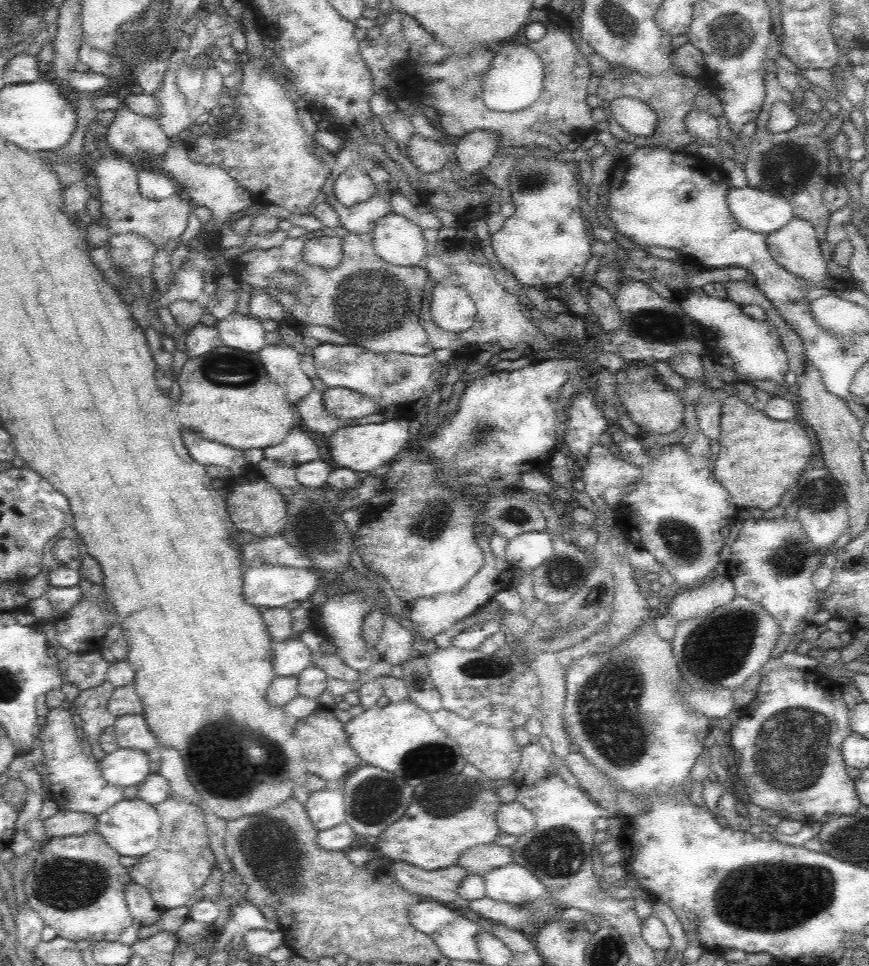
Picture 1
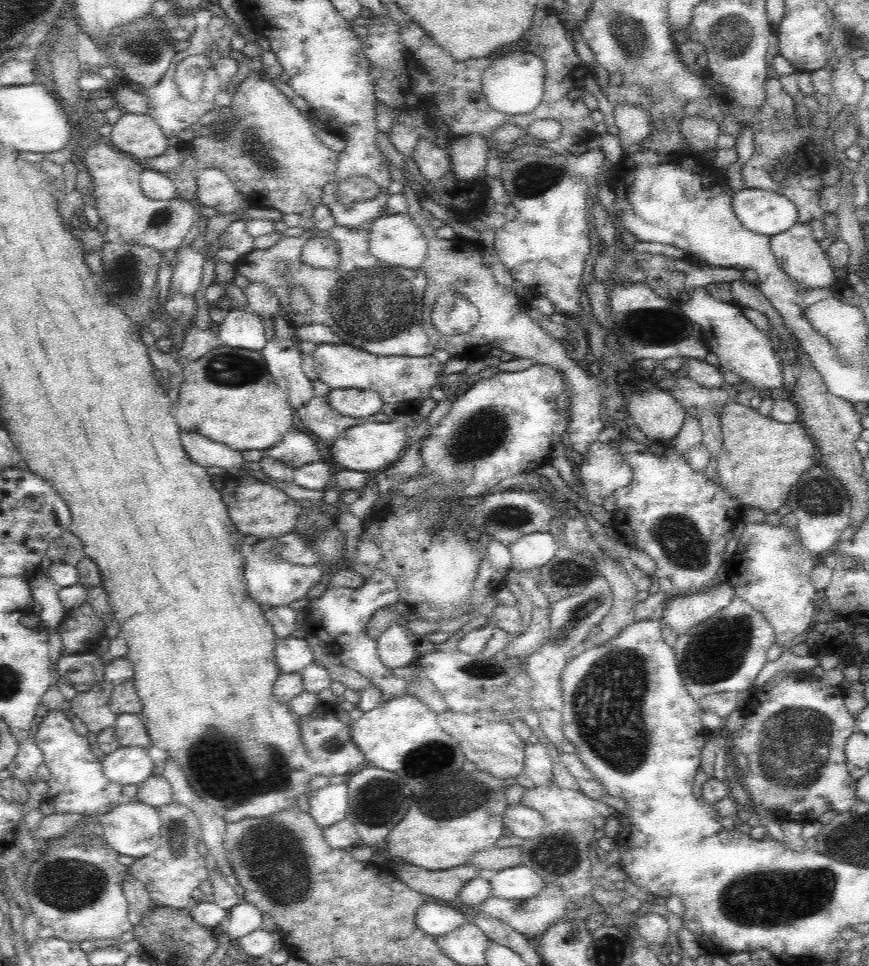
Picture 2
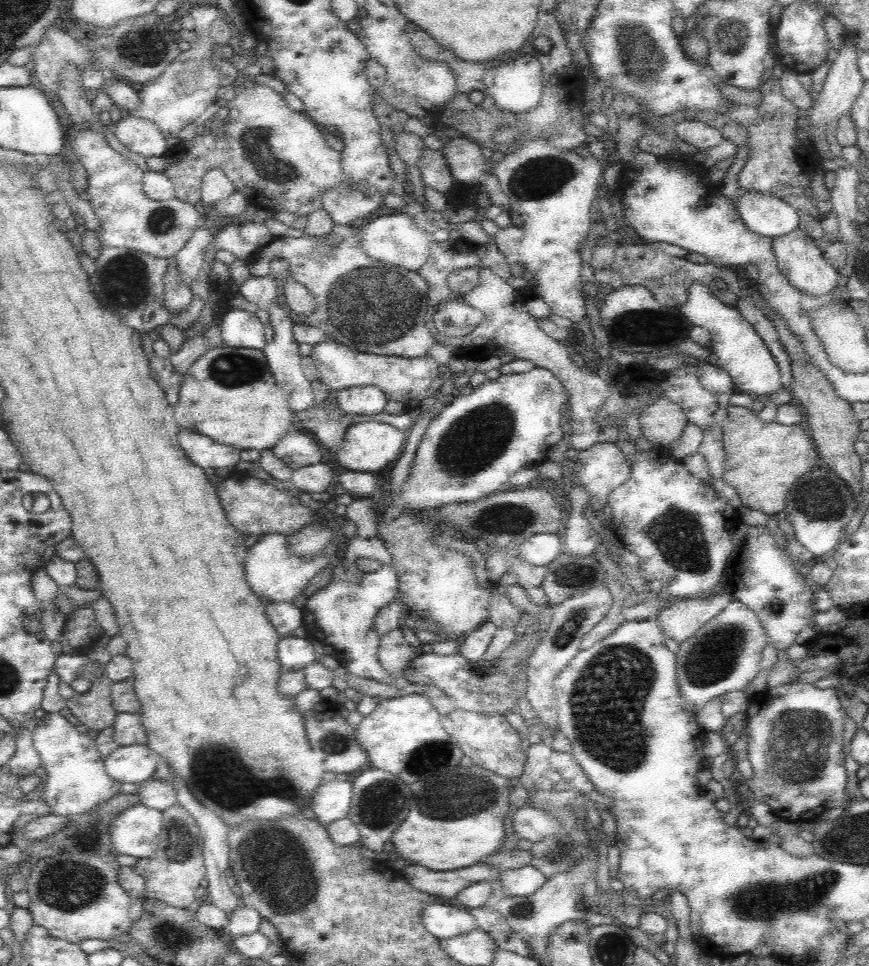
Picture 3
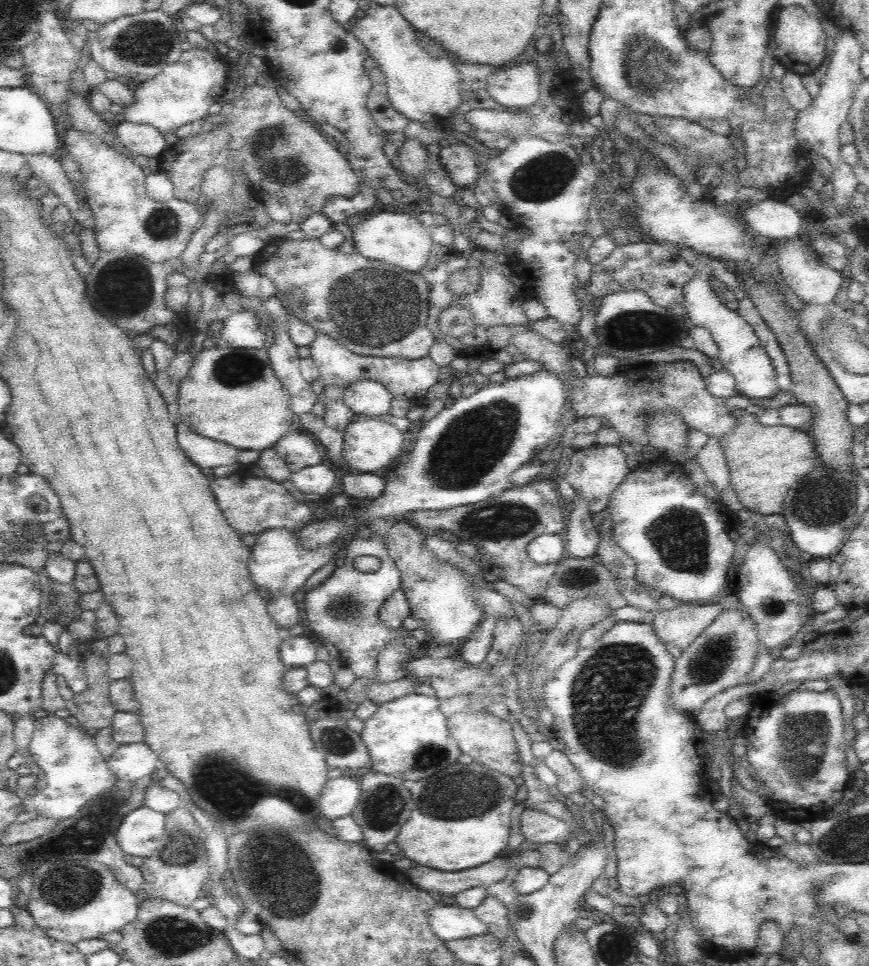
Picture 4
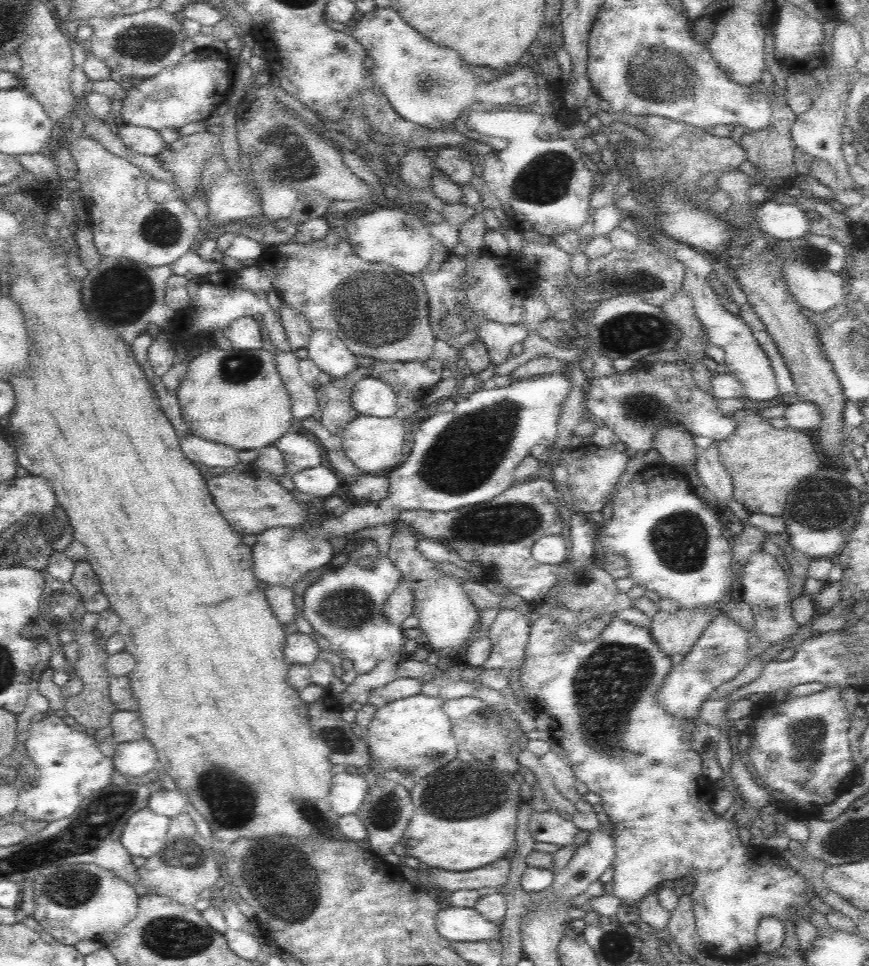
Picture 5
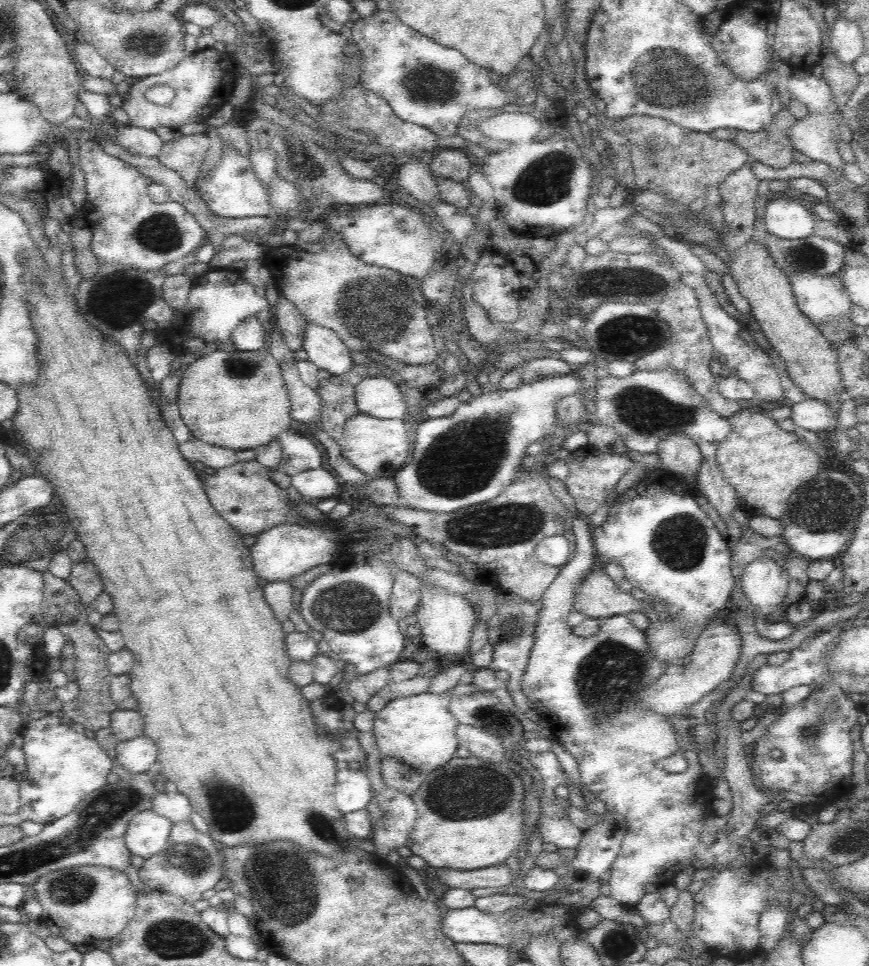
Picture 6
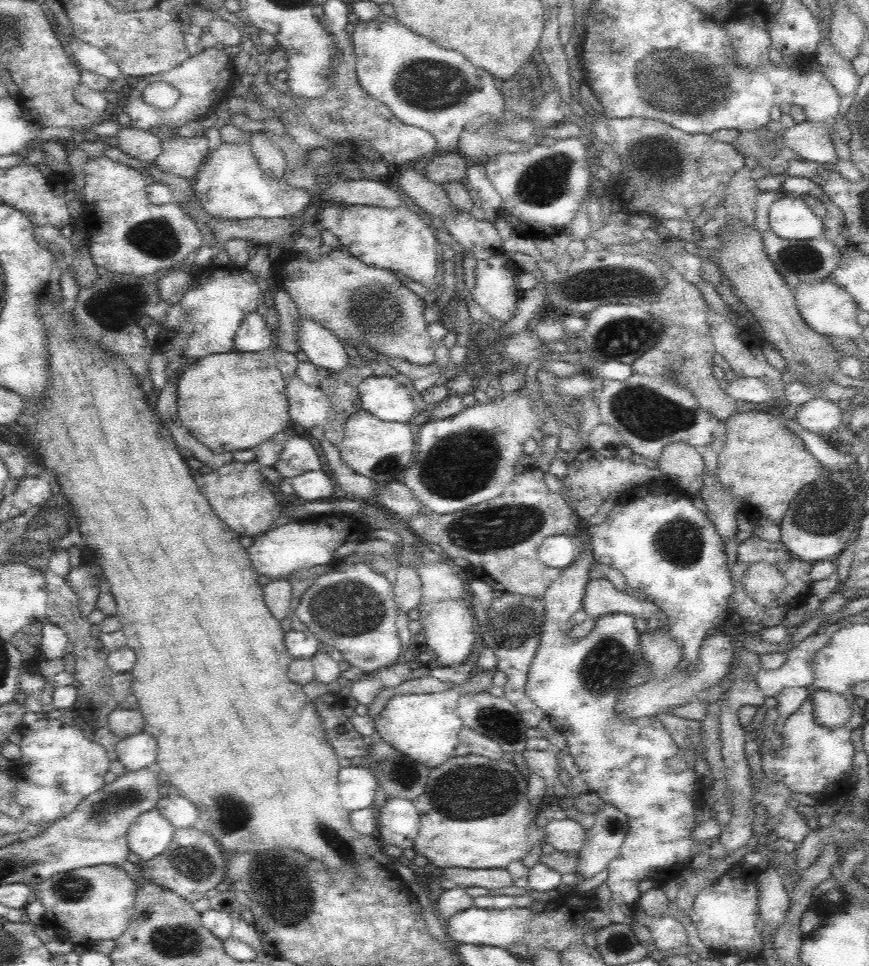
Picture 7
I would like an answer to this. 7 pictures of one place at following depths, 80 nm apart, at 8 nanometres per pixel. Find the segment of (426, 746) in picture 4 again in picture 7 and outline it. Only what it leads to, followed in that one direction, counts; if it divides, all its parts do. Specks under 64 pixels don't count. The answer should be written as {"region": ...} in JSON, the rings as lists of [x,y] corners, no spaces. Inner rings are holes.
{"region":[[[451,686],[443,692],[432,692],[432,694],[397,694],[374,718],[376,733],[384,743],[390,744],[408,758],[431,769],[436,768],[444,764],[454,754],[456,746],[460,745],[458,734],[463,724],[462,719],[456,714],[456,704],[460,696],[460,686]]]}

